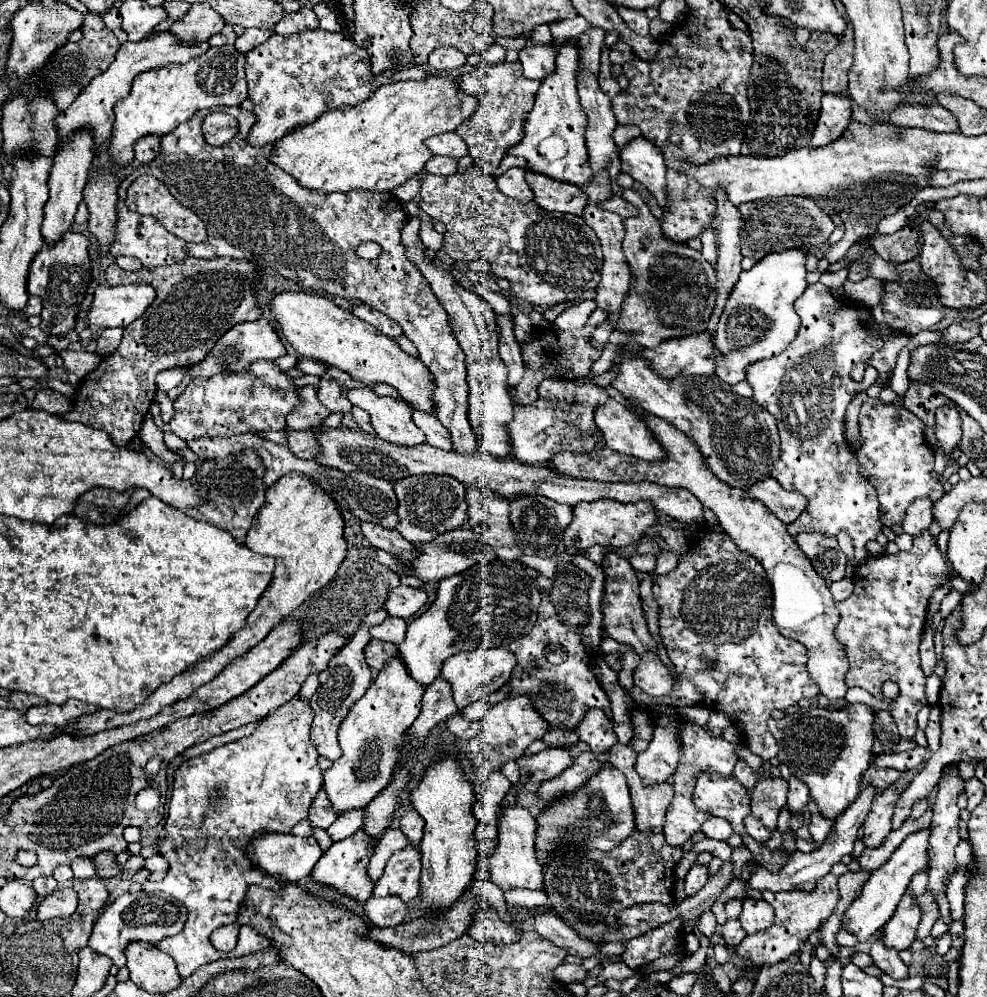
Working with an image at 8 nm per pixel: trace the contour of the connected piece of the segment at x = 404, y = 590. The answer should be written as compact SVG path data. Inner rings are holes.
M397 586L393 592L389 592L385 600L385 610L389 616L399 618L411 618L421 610L421 606L427 602L427 594L421 588L411 586Z

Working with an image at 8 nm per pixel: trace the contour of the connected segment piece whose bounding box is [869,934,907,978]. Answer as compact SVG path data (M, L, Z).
M883 934L871 944L871 958L873 964L877 968L881 968L883 972L887 972L893 978L907 978L907 966L903 964L903 960L899 958L899 952L895 952L893 948L887 948L883 944Z

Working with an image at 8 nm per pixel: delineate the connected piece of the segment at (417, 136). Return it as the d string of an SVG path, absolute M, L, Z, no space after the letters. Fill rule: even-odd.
M449 76L383 84L361 104L325 112L319 120L295 128L295 132L275 142L269 160L307 190L327 194L359 188L391 192L421 172L425 162L433 156L423 142L429 136L453 132L473 114L475 106L477 98L459 92L455 78Z

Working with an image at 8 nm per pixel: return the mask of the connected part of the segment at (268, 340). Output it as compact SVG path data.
M265 318L255 320L255 322L241 322L241 324L233 326L229 332L225 332L225 334L217 340L217 344L213 346L213 350L207 354L207 358L205 358L203 362L195 364L195 366L191 366L189 376L185 376L185 380L183 380L177 388L173 388L171 392L167 392L167 394L169 394L171 400L175 400L175 398L183 392L183 388L185 388L195 376L205 376L205 378L209 378L209 376L215 376L215 374L225 372L225 370L229 370L229 372L241 372L241 370L245 370L245 368L247 368L251 362L255 362L255 360L261 360L261 358L265 358L265 360L275 360L275 358L279 358L279 356L283 356L283 354L285 354L285 346L283 346L283 342L279 340L279 336L275 334L273 326L271 326Z

